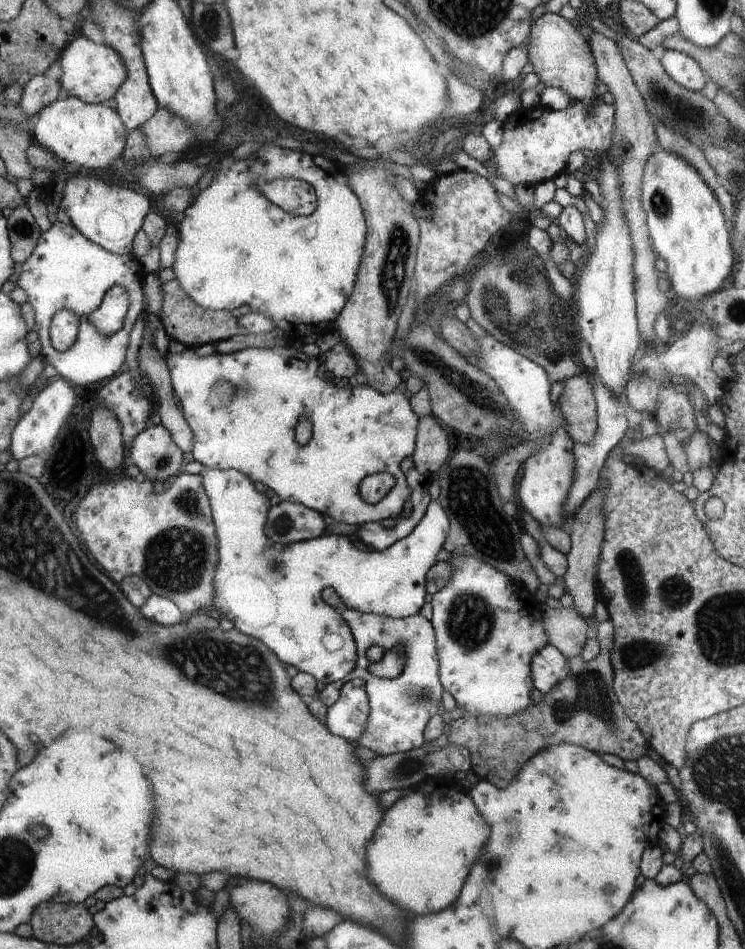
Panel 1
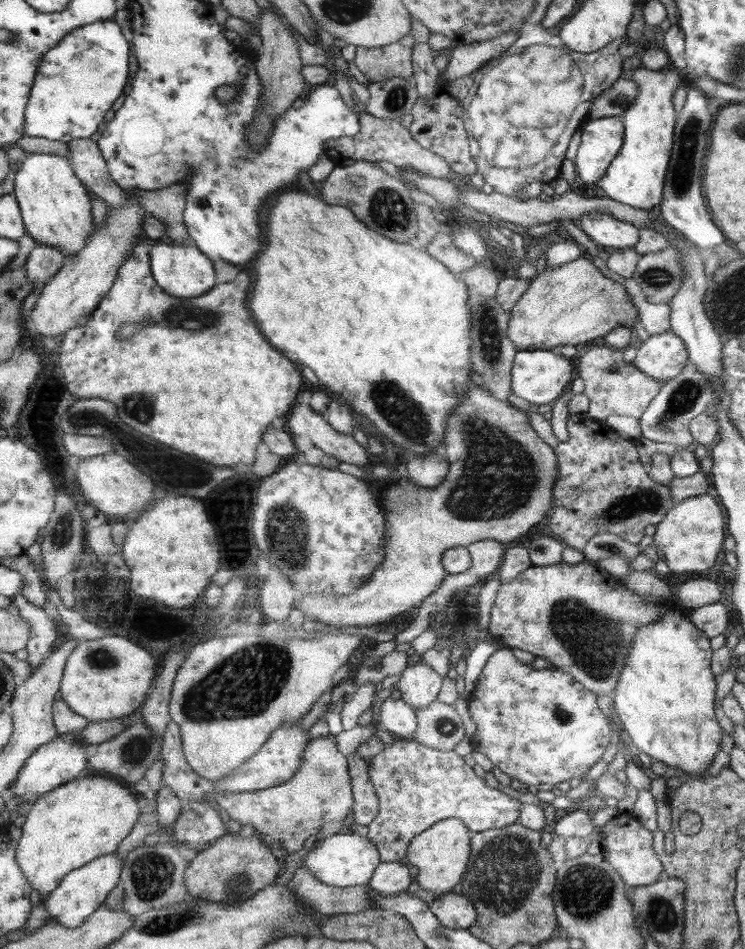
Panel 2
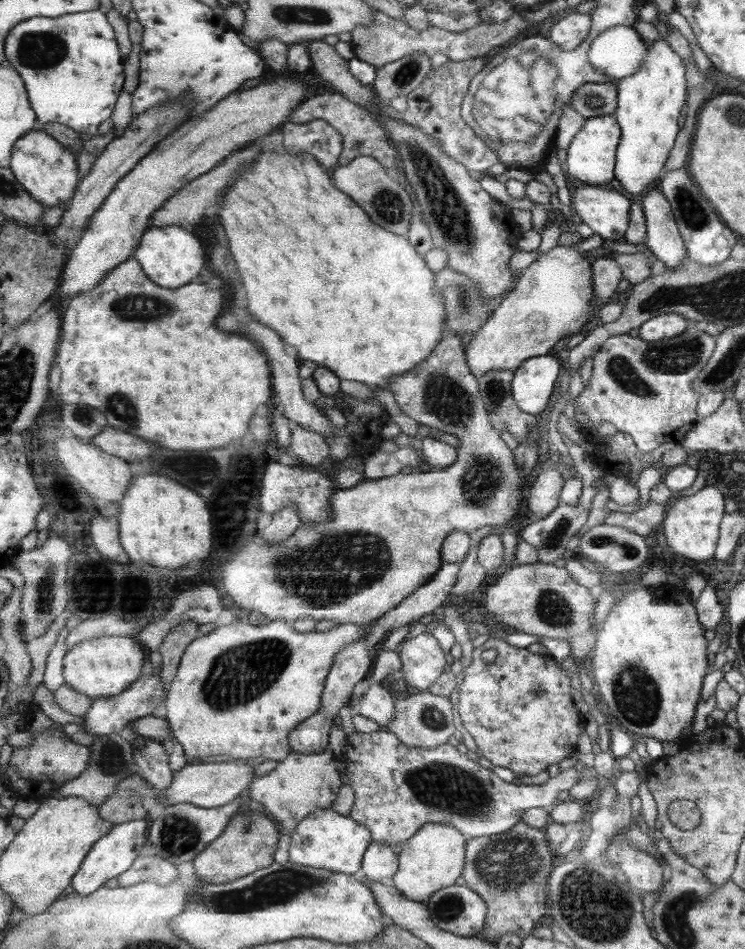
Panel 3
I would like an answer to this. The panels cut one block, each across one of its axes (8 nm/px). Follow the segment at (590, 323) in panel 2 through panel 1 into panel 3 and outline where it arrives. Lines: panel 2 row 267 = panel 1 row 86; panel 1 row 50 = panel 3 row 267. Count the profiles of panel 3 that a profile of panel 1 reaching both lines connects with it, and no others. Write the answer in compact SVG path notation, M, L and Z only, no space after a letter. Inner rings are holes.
M557 245L546 253L540 254L539 258L521 273L514 288L491 312L484 326L480 327L478 333L465 347L467 366L476 378L480 378L490 370L514 372L527 358L548 355L560 348L569 338L586 332L595 314L595 307L599 310L600 305L593 293L591 265L578 249Z

